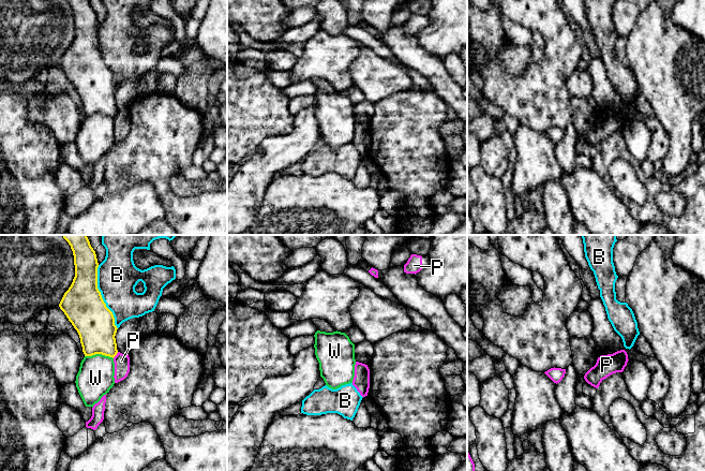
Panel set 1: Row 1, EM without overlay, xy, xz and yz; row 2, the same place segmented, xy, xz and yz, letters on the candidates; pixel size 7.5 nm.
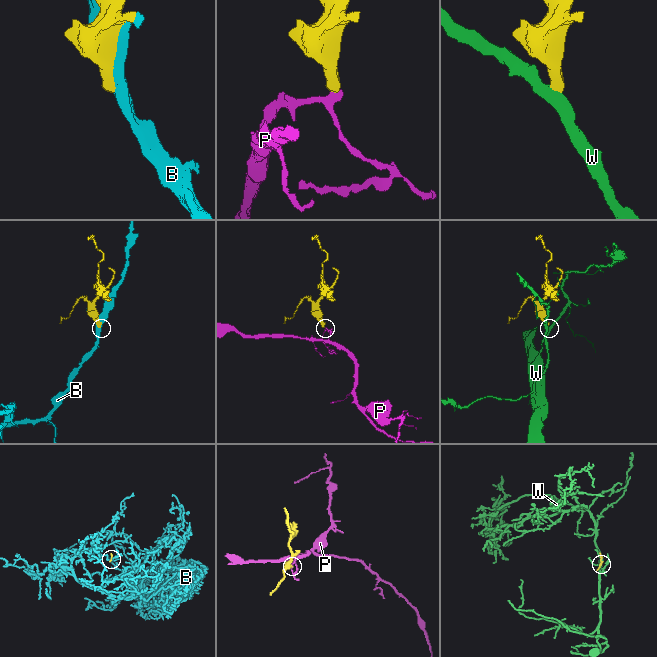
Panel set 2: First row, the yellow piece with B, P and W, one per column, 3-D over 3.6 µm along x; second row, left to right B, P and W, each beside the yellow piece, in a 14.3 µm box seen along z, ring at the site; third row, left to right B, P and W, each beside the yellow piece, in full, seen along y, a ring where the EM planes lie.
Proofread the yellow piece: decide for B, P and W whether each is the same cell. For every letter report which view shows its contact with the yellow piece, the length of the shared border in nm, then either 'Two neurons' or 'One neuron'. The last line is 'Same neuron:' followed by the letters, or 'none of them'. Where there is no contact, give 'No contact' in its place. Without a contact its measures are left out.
B: Touches yellow in xy. Shared border 500 nm. Two neurons
P: Touches yellow in xy. Shared border 60 nm. Two neurons
W: Touches yellow in xy. Shared border 220 nm. Two neurons
Same neuron: none of them

